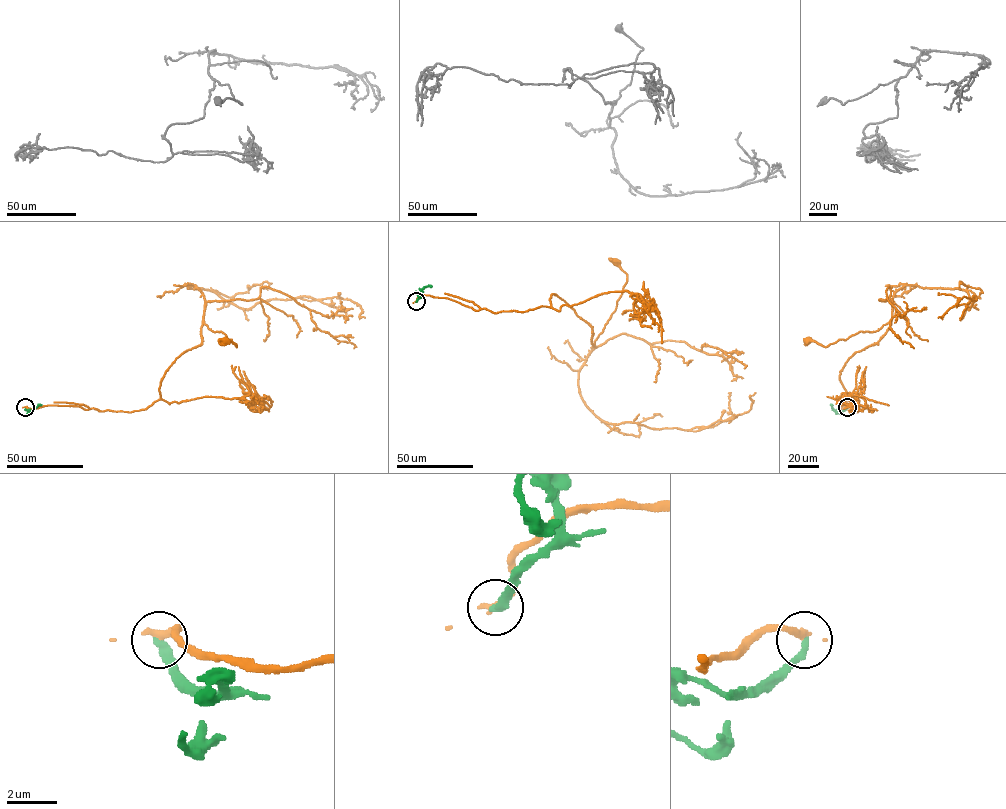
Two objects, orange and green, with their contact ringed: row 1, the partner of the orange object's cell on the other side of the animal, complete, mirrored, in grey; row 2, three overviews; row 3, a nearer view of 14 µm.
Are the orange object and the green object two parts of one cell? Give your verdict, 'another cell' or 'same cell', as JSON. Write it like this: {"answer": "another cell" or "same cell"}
{"answer": "another cell"}

